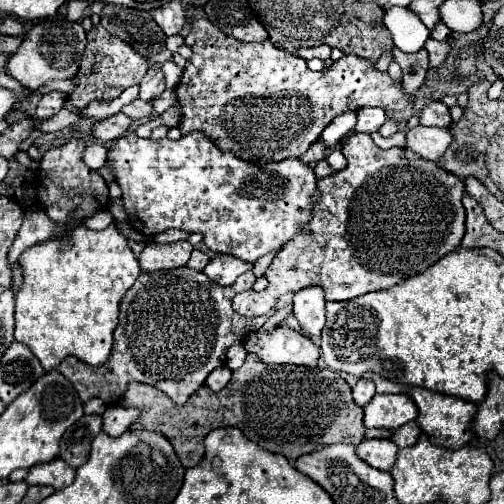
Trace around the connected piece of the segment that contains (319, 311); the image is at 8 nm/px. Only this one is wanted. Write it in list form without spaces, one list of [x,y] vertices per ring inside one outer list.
[[[312,286],[294,294],[294,314],[304,332],[310,336],[320,336],[324,322],[326,322],[326,308],[324,308],[324,290],[320,286]]]

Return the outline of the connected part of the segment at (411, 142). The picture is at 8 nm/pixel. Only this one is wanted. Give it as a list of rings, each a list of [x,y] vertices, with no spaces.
[[[414,126],[406,132],[406,148],[420,154],[426,160],[438,160],[440,154],[446,152],[446,148],[452,142],[452,134],[446,128],[426,128],[426,126]]]

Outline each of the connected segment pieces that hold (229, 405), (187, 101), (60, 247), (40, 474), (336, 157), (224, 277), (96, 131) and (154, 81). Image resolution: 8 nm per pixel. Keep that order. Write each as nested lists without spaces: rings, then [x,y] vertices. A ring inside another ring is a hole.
[[[248,354],[242,368],[234,370],[232,380],[220,392],[202,386],[186,404],[172,404],[166,394],[140,382],[128,384],[120,400],[122,408],[138,408],[140,418],[132,430],[154,430],[164,434],[184,468],[196,466],[204,456],[204,438],[208,432],[224,426],[242,430],[258,446],[278,452],[288,460],[320,450],[328,444],[360,444],[364,440],[364,414],[354,402],[346,380],[330,368],[304,368],[276,364],[268,366],[254,354]]]
[[[184,6],[186,14],[192,16],[192,32],[186,36],[186,44],[192,48],[192,58],[188,60],[180,86],[176,88],[178,102],[182,106],[180,132],[186,136],[190,132],[202,132],[220,150],[232,152],[234,156],[258,164],[258,162],[280,162],[284,158],[298,158],[310,144],[314,144],[322,130],[340,114],[348,110],[360,110],[366,106],[376,106],[382,110],[404,110],[414,100],[408,100],[402,86],[396,84],[388,74],[378,72],[374,64],[362,60],[354,54],[342,56],[330,68],[312,72],[302,58],[278,50],[270,40],[244,44],[236,38],[224,36],[206,18],[202,8]]]
[[[116,224],[100,232],[78,226],[68,238],[50,238],[26,248],[18,264],[22,268],[22,286],[16,292],[16,342],[26,344],[46,372],[58,368],[66,356],[76,356],[90,366],[104,364],[114,344],[112,332],[118,326],[118,304],[142,272],[134,252],[128,248],[128,240],[118,232]]]
[[[56,458],[48,464],[36,464],[28,476],[26,482],[28,484],[40,484],[40,486],[52,486],[54,490],[66,488],[74,482],[74,472],[62,458]]]
[[[334,148],[334,150],[328,154],[326,162],[330,164],[330,168],[332,168],[334,172],[340,172],[340,170],[344,170],[344,166],[346,166],[346,158],[344,158],[344,154],[340,152],[340,148]]]
[[[218,254],[214,256],[208,266],[202,270],[212,282],[220,284],[220,286],[228,286],[228,284],[234,284],[236,278],[244,272],[252,270],[252,264],[250,262],[244,262],[240,258],[234,258],[234,256],[226,256],[226,254]]]
[[[118,112],[118,114],[114,114],[114,116],[110,116],[110,118],[104,118],[102,122],[98,122],[98,124],[92,128],[92,136],[98,138],[100,142],[112,142],[112,140],[124,136],[124,134],[130,130],[132,122],[134,122],[134,120],[132,120],[130,116]]]
[[[150,66],[138,86],[140,86],[140,98],[146,100],[146,102],[152,102],[166,88],[166,80],[164,80],[162,70],[158,66]]]

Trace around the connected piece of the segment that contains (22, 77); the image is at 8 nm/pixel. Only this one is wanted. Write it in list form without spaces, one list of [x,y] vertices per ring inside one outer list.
[[[64,18],[44,20],[28,32],[28,36],[22,40],[18,52],[8,58],[6,74],[30,90],[34,90],[54,78],[68,80],[78,72],[80,60],[84,56],[84,46],[86,46],[86,32],[80,22],[68,22]]]

